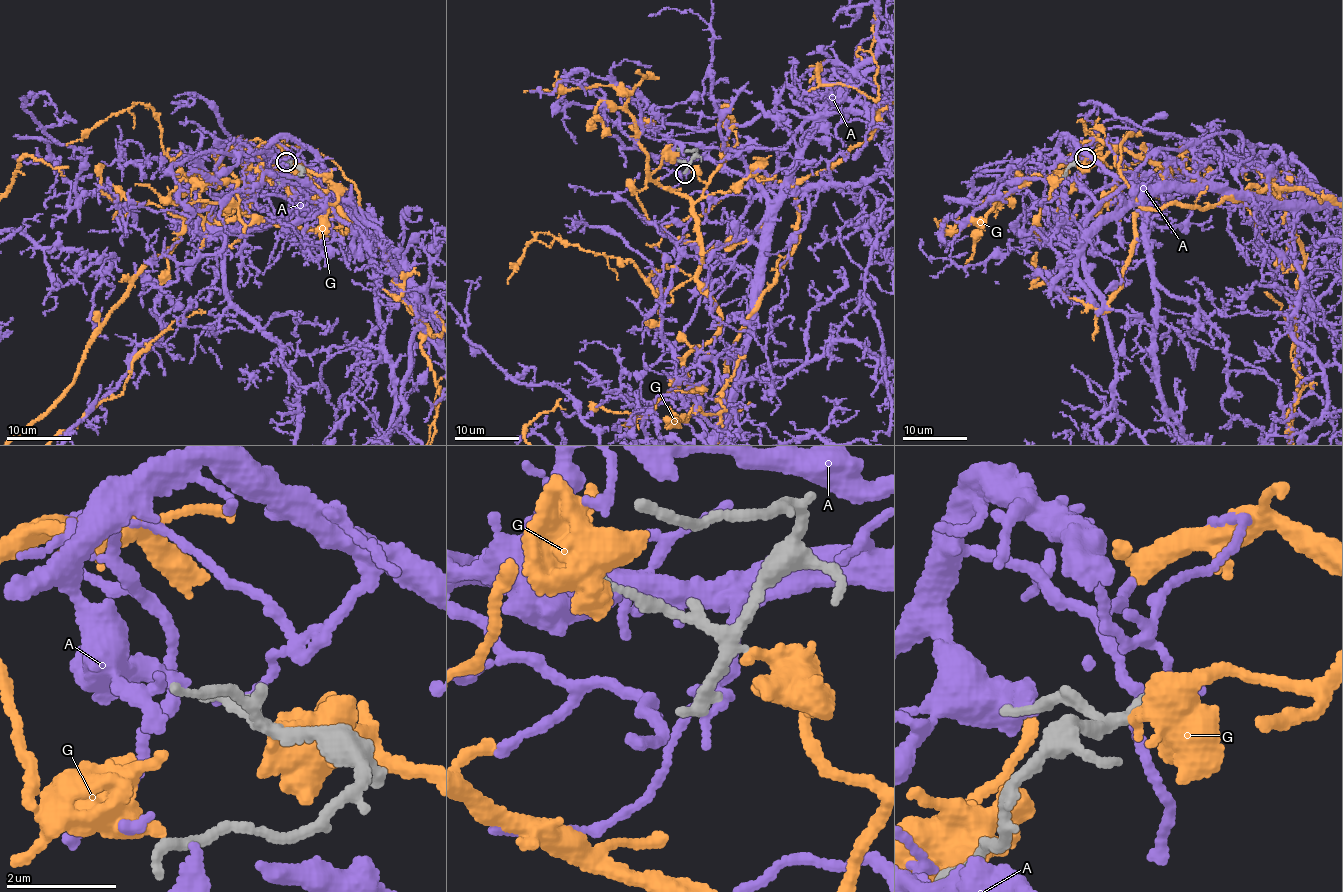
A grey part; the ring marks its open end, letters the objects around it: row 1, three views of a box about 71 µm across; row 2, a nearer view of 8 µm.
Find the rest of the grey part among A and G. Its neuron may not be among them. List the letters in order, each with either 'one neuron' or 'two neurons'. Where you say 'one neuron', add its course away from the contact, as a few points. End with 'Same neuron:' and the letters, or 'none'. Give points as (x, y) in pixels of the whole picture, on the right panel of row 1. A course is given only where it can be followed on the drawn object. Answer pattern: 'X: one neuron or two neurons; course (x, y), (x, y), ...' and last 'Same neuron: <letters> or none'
A: two neurons
G: two neurons
Same neuron: none

